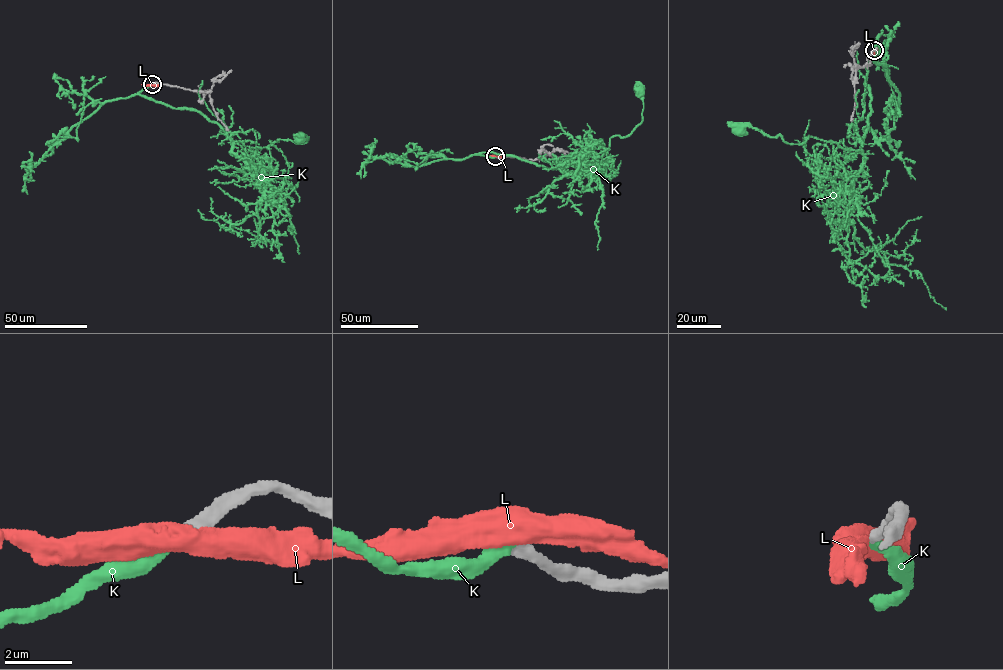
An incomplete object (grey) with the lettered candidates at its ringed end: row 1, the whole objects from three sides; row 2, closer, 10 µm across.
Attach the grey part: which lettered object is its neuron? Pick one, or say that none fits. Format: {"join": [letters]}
{"join": ["K"]}

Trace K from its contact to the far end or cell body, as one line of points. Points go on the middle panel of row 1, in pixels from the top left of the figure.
K: (496, 156), (586, 168), (611, 137), (628, 136), (642, 120), (641, 90)

